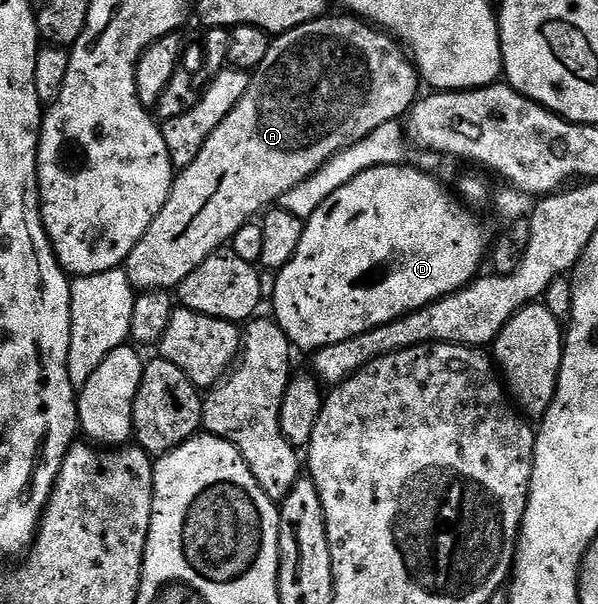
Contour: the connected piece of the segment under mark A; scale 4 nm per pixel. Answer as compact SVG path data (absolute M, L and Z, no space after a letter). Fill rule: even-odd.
M349 18L350 20L326 19L311 20L308 24L301 24L299 28L293 28L291 32L275 35L271 39L268 58L264 58L262 63L264 69L261 73L261 75L263 74L262 80L255 79L251 83L250 88L244 94L244 98L240 98L240 102L232 110L232 114L228 114L228 118L224 118L224 122L220 122L220 126L216 126L216 130L212 130L208 142L204 142L200 154L187 168L181 169L180 175L170 188L170 196L164 202L160 214L155 216L154 221L148 226L144 238L140 238L140 242L132 250L130 257L127 258L124 271L135 289L177 289L178 285L184 282L184 278L188 278L188 274L192 274L192 270L196 270L196 266L200 266L200 262L204 262L209 256L215 255L221 249L218 248L221 244L229 245L233 241L234 235L245 224L251 223L259 214L265 213L271 206L277 205L282 196L288 194L288 190L300 186L300 182L304 182L309 176L320 171L339 152L360 142L365 136L372 134L377 127L405 117L410 109L414 107L420 96L420 91L418 92L420 73L413 59L400 47L399 41L393 35L387 34L385 31L379 30L358 18Z

